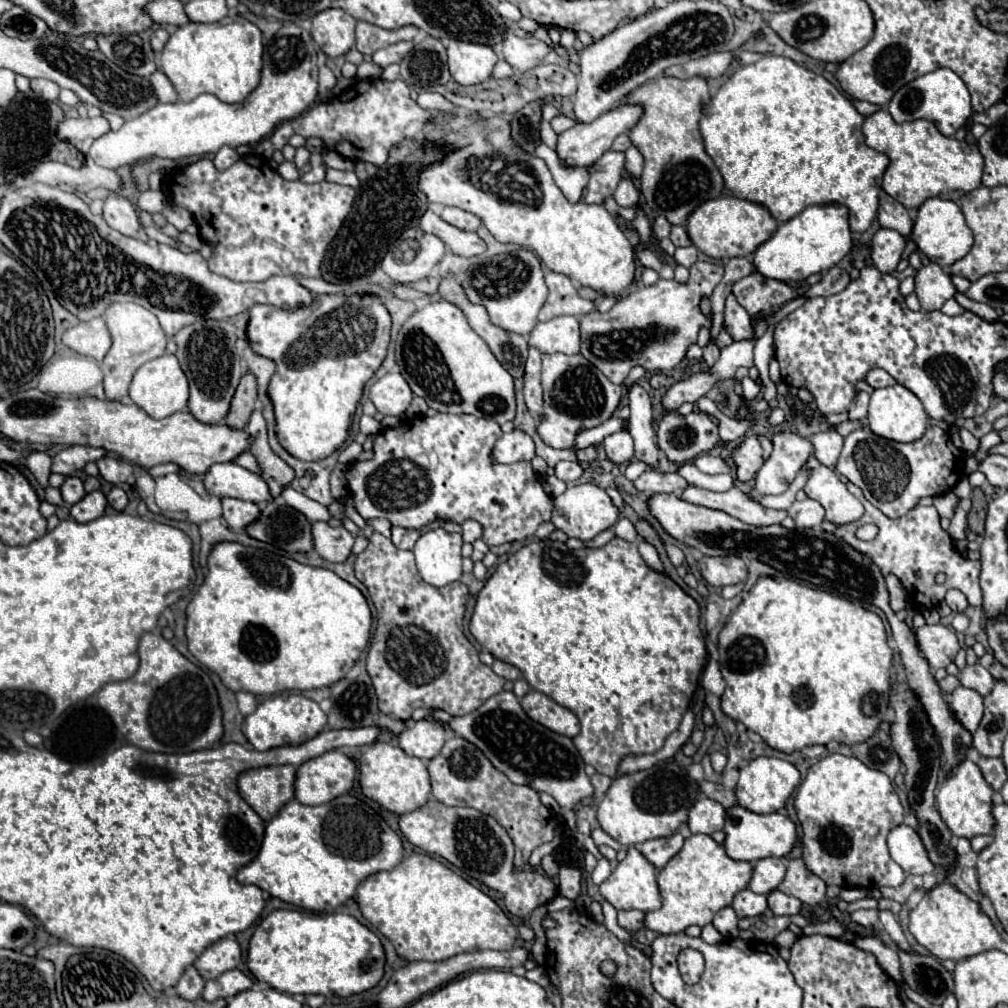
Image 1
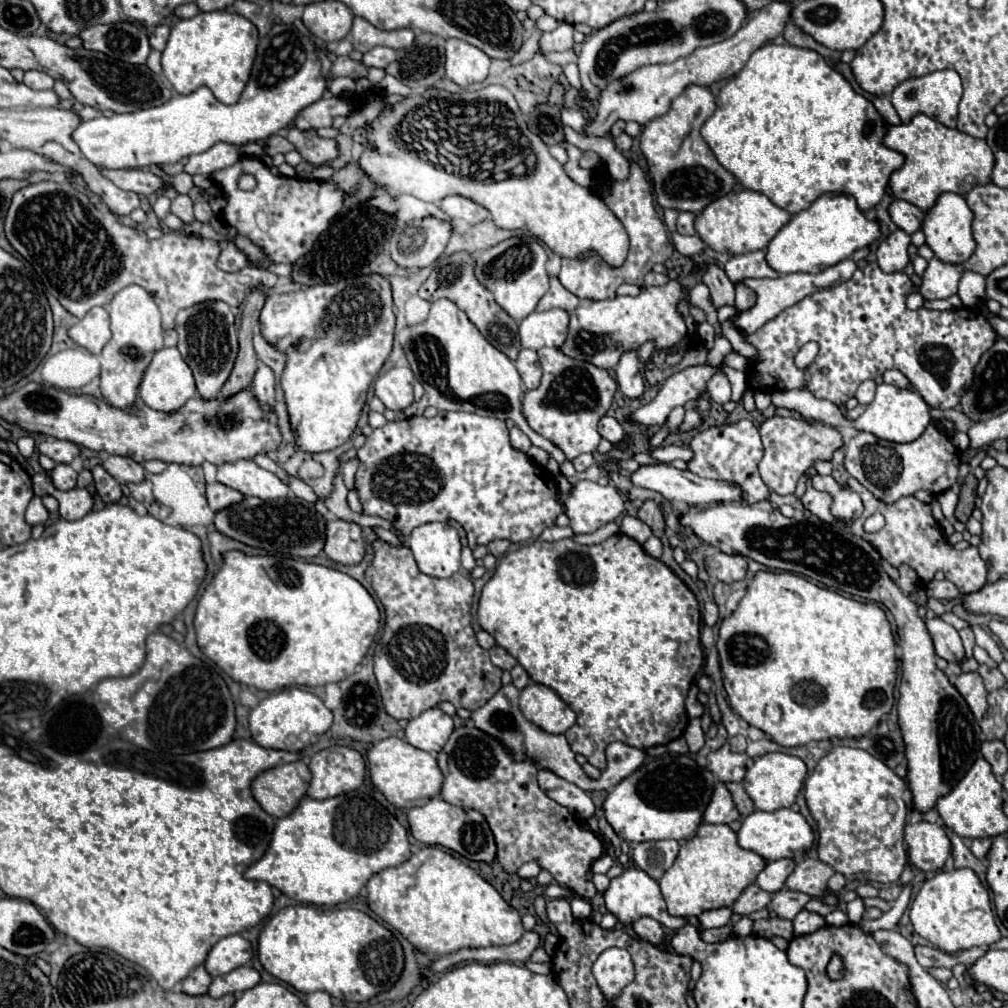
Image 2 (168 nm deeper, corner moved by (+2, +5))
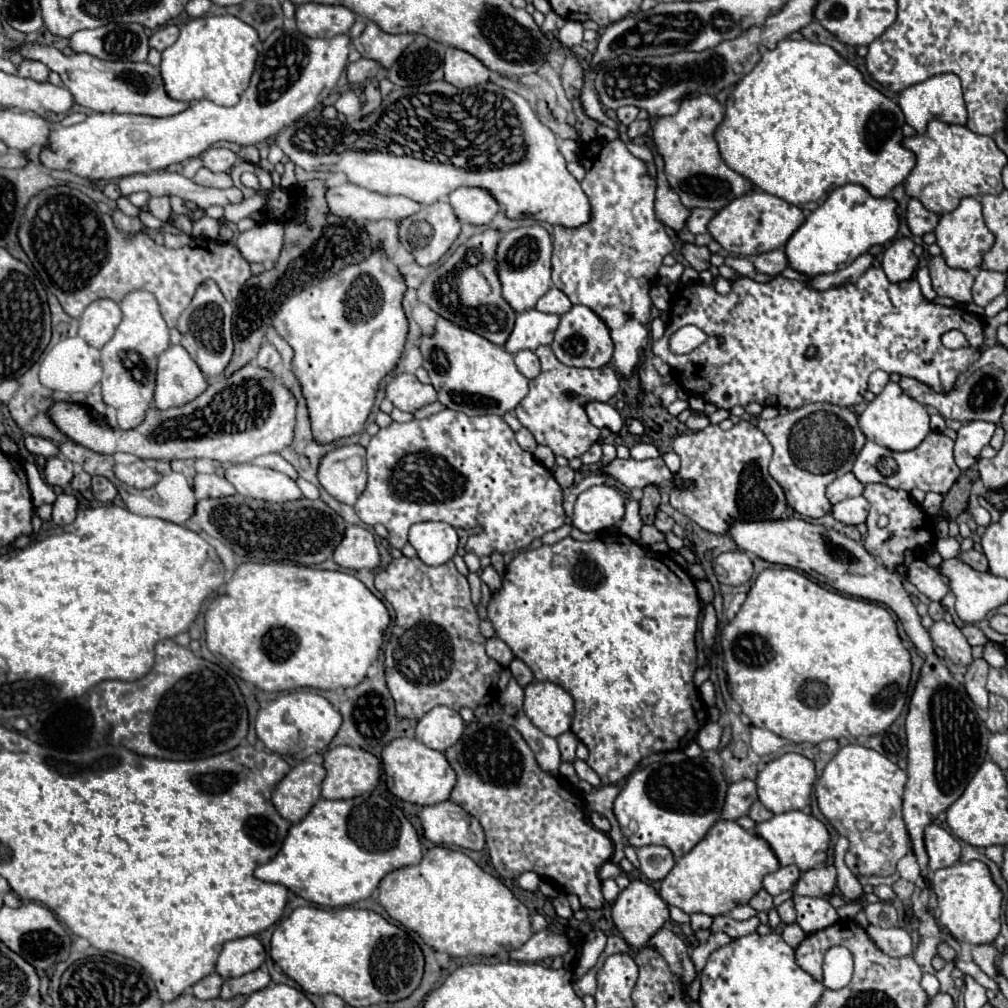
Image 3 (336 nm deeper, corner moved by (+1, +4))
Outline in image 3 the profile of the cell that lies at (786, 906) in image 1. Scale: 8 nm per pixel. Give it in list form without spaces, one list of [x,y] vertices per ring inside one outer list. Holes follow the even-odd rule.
[[[792,899],[784,901],[776,911],[778,911],[778,915],[780,915],[780,919],[784,923],[794,923],[796,921],[796,909],[794,909],[794,901]]]

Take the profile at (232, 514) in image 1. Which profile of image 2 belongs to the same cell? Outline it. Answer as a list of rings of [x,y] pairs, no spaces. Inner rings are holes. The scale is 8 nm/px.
[[[219,482],[207,484],[205,496],[207,496],[207,504],[209,504],[211,510],[227,508],[227,504],[235,504],[235,502],[243,500],[243,496],[241,496],[237,490],[229,488],[229,486],[225,486],[225,484],[219,484]]]

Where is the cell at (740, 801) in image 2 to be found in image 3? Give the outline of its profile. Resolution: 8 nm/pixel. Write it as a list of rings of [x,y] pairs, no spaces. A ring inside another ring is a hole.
[[[754,801],[752,803],[752,807],[750,807],[750,813],[748,813],[748,817],[752,819],[752,821],[756,821],[756,823],[760,823],[760,821],[766,821],[766,819],[770,819],[772,817],[772,813],[760,803],[760,801]]]

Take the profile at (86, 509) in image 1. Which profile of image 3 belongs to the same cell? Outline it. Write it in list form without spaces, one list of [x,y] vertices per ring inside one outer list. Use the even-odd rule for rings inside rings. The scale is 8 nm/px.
[[[60,493],[54,501],[54,511],[52,511],[52,521],[56,525],[68,525],[76,519],[78,513],[78,499],[68,493]]]

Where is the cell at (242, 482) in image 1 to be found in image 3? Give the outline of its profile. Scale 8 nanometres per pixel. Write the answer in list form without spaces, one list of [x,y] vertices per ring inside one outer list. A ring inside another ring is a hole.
[[[252,463],[230,465],[226,469],[224,477],[244,497],[274,501],[274,503],[284,503],[284,501],[292,501],[292,499],[302,497],[296,481],[292,481],[288,475],[278,473],[274,469],[258,467]]]

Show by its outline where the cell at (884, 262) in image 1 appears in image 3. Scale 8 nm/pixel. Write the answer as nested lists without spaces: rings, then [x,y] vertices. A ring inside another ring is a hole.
[[[900,237],[884,249],[882,269],[890,281],[898,283],[912,277],[914,269],[918,267],[918,259],[912,253],[912,249],[914,249],[914,243],[908,237]]]

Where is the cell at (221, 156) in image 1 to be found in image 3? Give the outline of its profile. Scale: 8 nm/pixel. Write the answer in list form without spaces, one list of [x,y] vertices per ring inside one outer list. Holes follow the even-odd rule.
[[[210,147],[204,155],[202,155],[202,161],[204,161],[204,167],[218,173],[218,171],[230,171],[234,161],[238,159],[238,155],[230,149],[224,149],[224,147]]]

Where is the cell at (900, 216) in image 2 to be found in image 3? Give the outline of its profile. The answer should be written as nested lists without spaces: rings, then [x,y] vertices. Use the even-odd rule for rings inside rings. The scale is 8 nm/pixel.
[[[910,199],[906,207],[906,223],[914,235],[924,235],[924,233],[934,231],[938,223],[938,215],[926,211],[918,199]]]

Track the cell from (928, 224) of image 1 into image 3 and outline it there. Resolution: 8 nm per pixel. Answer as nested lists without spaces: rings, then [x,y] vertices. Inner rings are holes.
[[[962,197],[958,207],[950,213],[944,213],[934,229],[936,245],[942,251],[942,257],[948,267],[956,269],[972,269],[982,263],[982,255],[992,247],[994,235],[986,229],[982,219],[982,205],[974,197]]]

